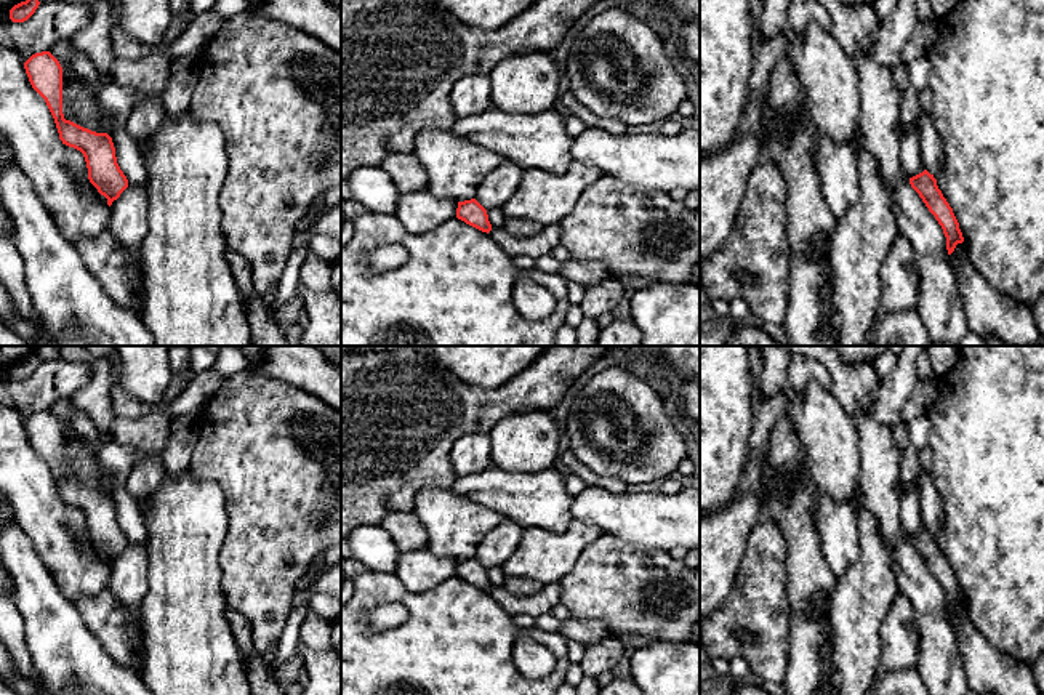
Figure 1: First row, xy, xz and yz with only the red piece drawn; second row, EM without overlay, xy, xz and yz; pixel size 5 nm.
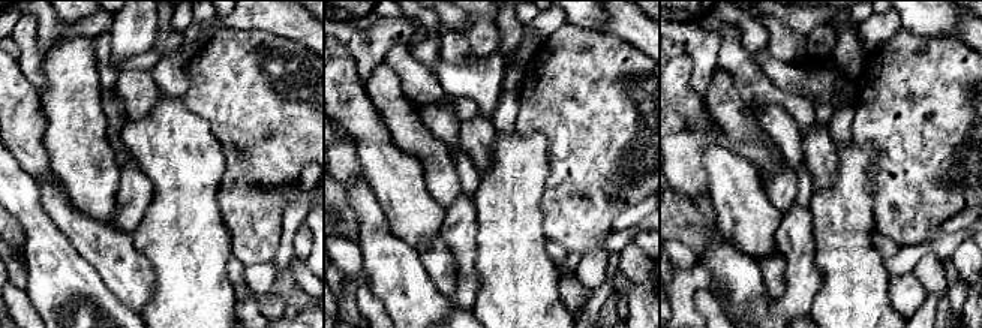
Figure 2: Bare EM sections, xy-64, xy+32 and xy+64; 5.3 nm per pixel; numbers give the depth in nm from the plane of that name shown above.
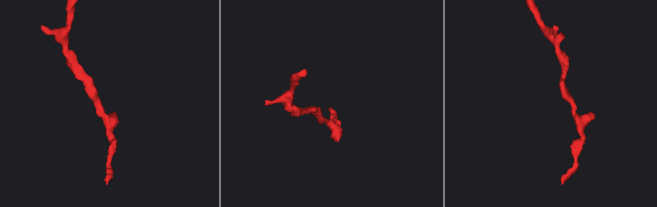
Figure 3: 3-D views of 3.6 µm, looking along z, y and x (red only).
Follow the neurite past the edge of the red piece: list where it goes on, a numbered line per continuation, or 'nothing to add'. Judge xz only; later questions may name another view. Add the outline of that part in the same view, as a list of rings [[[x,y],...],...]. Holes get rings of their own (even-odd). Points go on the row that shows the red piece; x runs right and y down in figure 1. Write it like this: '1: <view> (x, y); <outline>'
1: xz (500, 184); [[[504,159],[500,167],[485,176],[474,199],[487,211],[503,207],[519,187],[524,171],[517,163]]]

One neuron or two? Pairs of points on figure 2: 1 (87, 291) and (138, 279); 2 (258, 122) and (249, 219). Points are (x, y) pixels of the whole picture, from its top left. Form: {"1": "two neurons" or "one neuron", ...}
{"1": "two neurons", "2": "one neuron"}

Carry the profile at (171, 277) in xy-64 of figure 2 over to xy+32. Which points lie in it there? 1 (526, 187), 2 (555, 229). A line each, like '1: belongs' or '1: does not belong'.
1: belongs
2: does not belong

